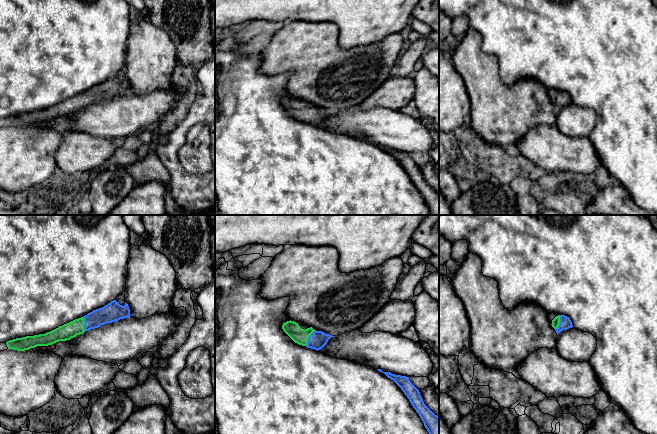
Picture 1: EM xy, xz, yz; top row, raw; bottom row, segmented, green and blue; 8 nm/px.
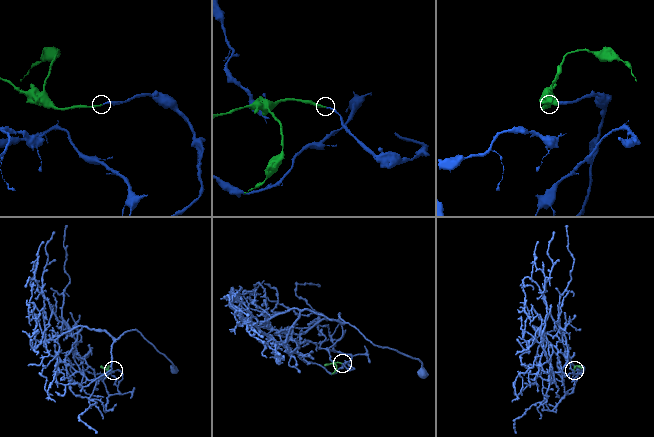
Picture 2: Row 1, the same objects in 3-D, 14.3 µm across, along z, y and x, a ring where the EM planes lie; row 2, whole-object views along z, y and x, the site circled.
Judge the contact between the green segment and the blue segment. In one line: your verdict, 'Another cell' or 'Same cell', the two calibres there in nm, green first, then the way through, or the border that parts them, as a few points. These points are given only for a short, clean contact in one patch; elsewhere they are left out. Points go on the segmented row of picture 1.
Same cell. Thickness 130 nm (green) against 150 nm. Path across: xz (300, 336), (308, 337), (317, 340)

